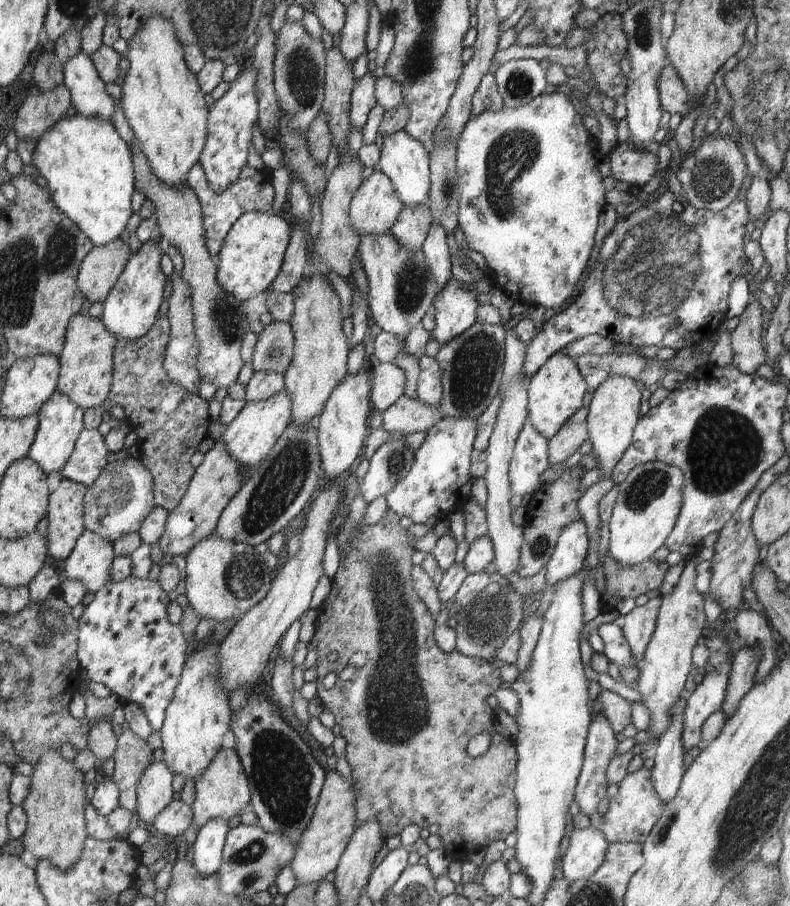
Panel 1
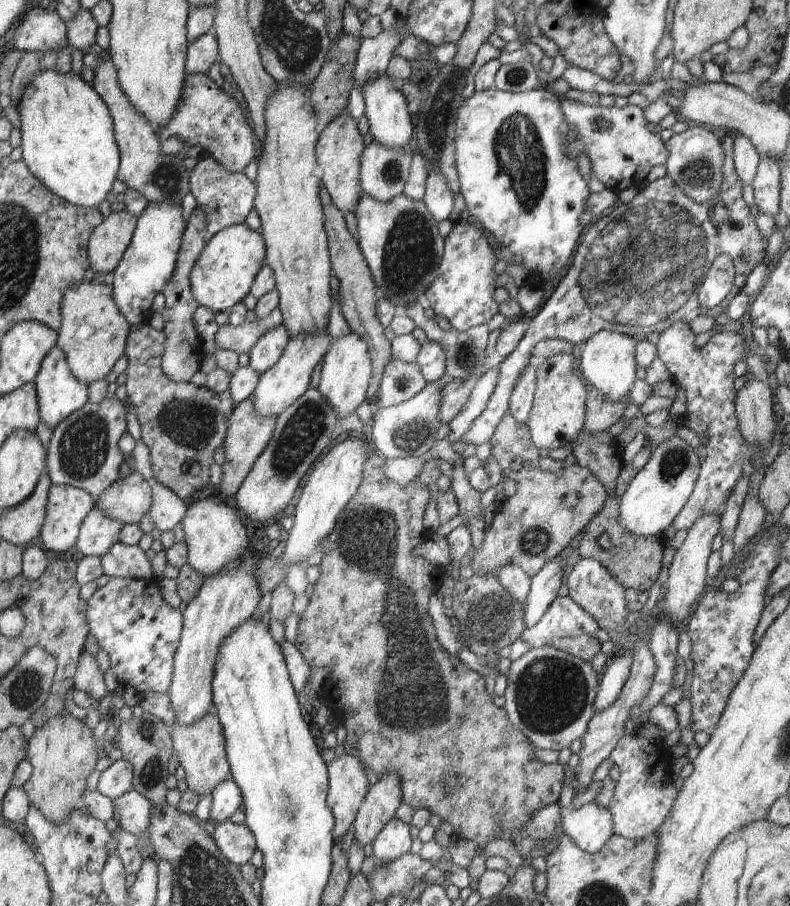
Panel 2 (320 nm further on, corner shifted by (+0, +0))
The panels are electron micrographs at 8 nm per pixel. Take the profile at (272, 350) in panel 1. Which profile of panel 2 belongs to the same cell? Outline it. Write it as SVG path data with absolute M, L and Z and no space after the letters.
M276 307L265 319L240 326L232 326L229 322L219 326L214 336L217 350L224 349L237 352L250 352L267 330L283 324L283 314Z

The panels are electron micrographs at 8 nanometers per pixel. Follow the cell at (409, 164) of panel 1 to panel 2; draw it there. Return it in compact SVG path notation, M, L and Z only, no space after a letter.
M384 73L376 75L367 83L364 83L360 90L365 102L365 116L369 120L369 132L373 140L390 148L402 148L409 144L414 130L412 130L412 119L404 95L392 85L393 80Z

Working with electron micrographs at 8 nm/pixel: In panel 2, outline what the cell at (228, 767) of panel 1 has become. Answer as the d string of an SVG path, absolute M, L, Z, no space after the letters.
M212 711L191 725L184 726L178 723L167 726L173 748L178 752L178 762L185 770L185 780L188 788L197 792L200 798L210 794L218 783L228 778L231 768L225 751L225 736L222 725Z

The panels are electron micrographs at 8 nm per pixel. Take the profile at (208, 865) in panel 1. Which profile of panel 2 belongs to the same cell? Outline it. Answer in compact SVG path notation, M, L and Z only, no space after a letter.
M228 776L221 783L218 783L211 794L213 803L210 819L206 823L210 829L222 821L230 820L232 814L243 806L240 787L232 776Z

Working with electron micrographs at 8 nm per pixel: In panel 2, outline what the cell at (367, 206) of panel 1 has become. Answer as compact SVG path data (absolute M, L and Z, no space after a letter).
M373 140L365 146L360 159L360 182L364 193L387 203L402 195L413 159L412 148L390 148Z

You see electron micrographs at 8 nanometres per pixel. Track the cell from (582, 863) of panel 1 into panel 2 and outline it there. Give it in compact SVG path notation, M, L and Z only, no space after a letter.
M594 800L578 809L562 807L559 813L564 834L584 852L598 852L614 833L611 812Z

